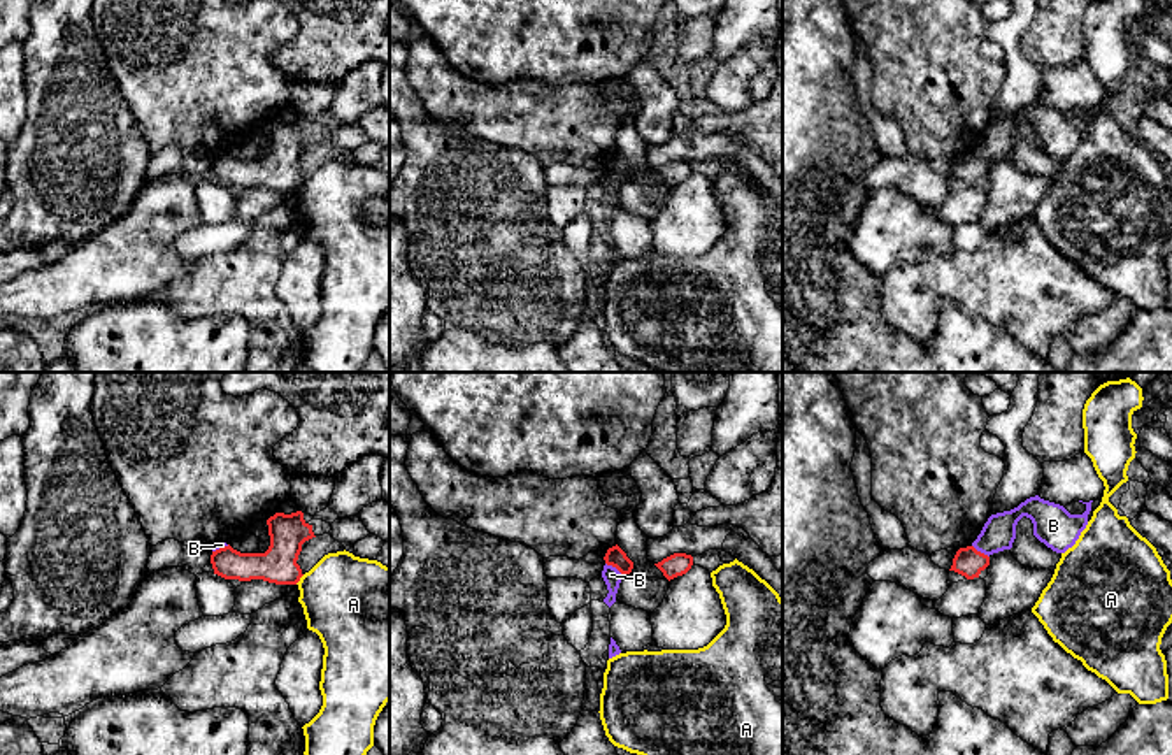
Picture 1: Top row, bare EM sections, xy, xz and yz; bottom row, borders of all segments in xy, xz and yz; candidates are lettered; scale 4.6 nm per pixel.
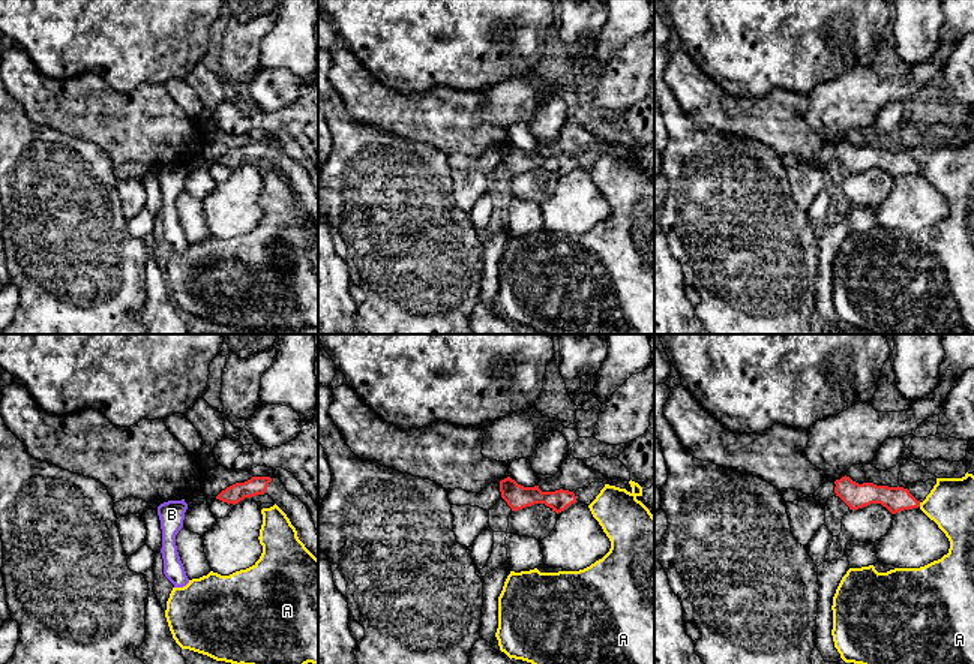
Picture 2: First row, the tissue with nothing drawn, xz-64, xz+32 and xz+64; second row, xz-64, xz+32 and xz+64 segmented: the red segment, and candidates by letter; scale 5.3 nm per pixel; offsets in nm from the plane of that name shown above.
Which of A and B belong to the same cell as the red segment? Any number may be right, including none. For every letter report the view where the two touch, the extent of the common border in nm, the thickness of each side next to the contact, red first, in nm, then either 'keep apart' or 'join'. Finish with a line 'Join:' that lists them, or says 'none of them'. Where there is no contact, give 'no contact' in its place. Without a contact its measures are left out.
A: xy | 60 nm | 170/420 nm | keep apart
B: xz | 110 nm | 90/80 nm | keep apart
Join: none of them

